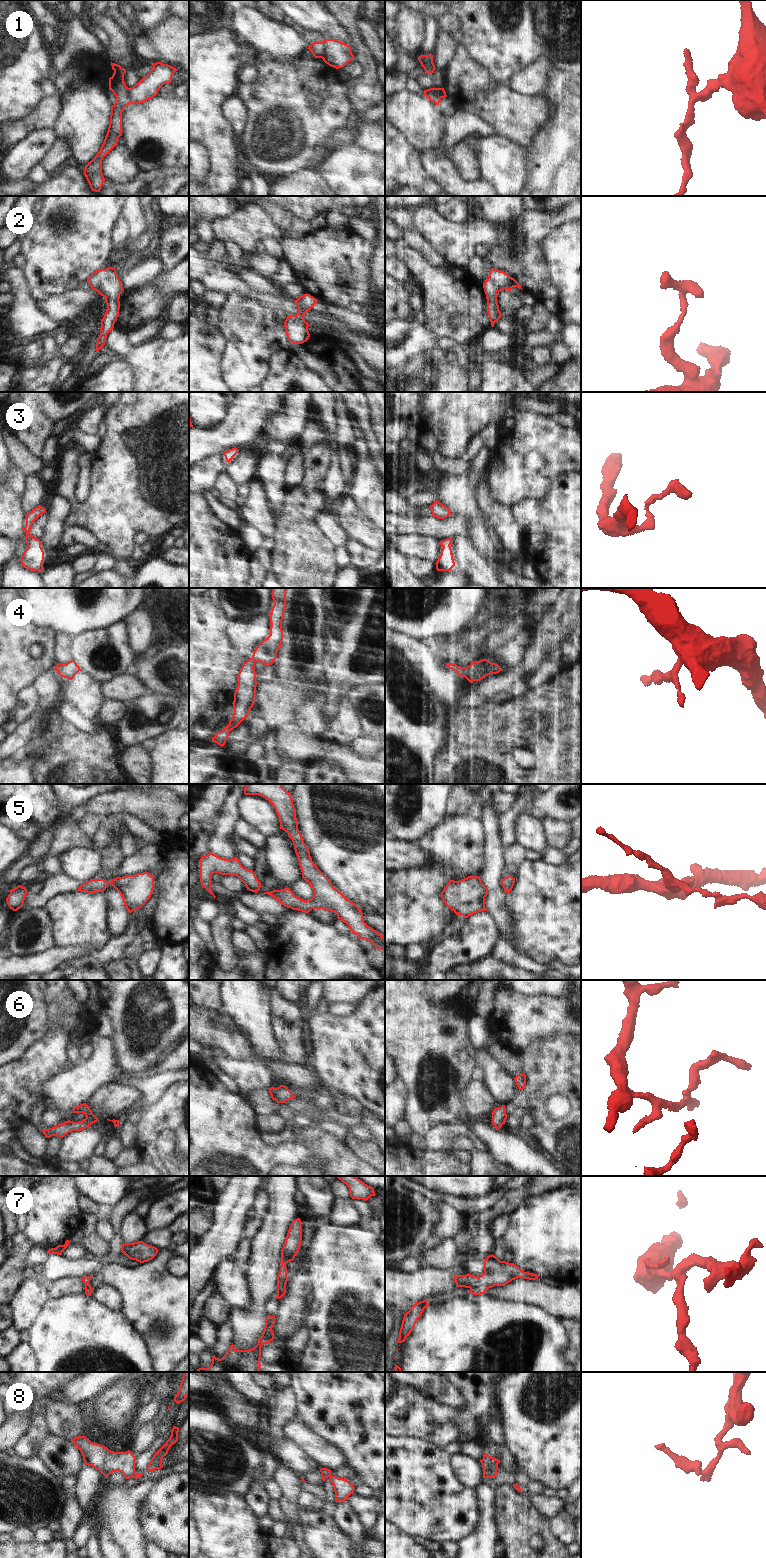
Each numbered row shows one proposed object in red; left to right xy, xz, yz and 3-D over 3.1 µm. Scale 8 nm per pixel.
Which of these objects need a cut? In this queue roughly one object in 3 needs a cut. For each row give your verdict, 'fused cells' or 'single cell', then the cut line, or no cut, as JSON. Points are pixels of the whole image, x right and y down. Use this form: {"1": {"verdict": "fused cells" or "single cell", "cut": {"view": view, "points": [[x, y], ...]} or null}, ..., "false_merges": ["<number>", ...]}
{"1": {"verdict": "fused cells", "cut": {"view": "xz", "points": [[324, 42], [325, 49], [322, 58]]}}, "2": {"verdict": "single cell", "cut": null}, "3": {"verdict": "single cell", "cut": null}, "4": {"verdict": "single cell", "cut": null}, "5": {"verdict": "single cell", "cut": null}, "6": {"verdict": "single cell", "cut": null}, "7": {"verdict": "single cell", "cut": null}, "8": {"verdict": "fused cells", "cut": {"view": "yz", "points": [[496, 1471], [493, 1471], [488, 1477]]}}, "false_merges": ["1", "8"]}

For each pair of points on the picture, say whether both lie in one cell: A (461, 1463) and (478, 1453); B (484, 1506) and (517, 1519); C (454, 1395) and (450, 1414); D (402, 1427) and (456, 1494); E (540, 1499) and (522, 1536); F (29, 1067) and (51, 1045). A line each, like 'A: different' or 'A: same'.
A: different
B: different
C: different
D: different
E: different
F: same

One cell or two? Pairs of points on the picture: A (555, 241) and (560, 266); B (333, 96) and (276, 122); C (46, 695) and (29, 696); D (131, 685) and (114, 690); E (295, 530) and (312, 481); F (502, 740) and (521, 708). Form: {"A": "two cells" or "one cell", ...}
{"A": "one cell", "B": "one cell", "C": "two cells", "D": "one cell", "E": "one cell", "F": "one cell"}

